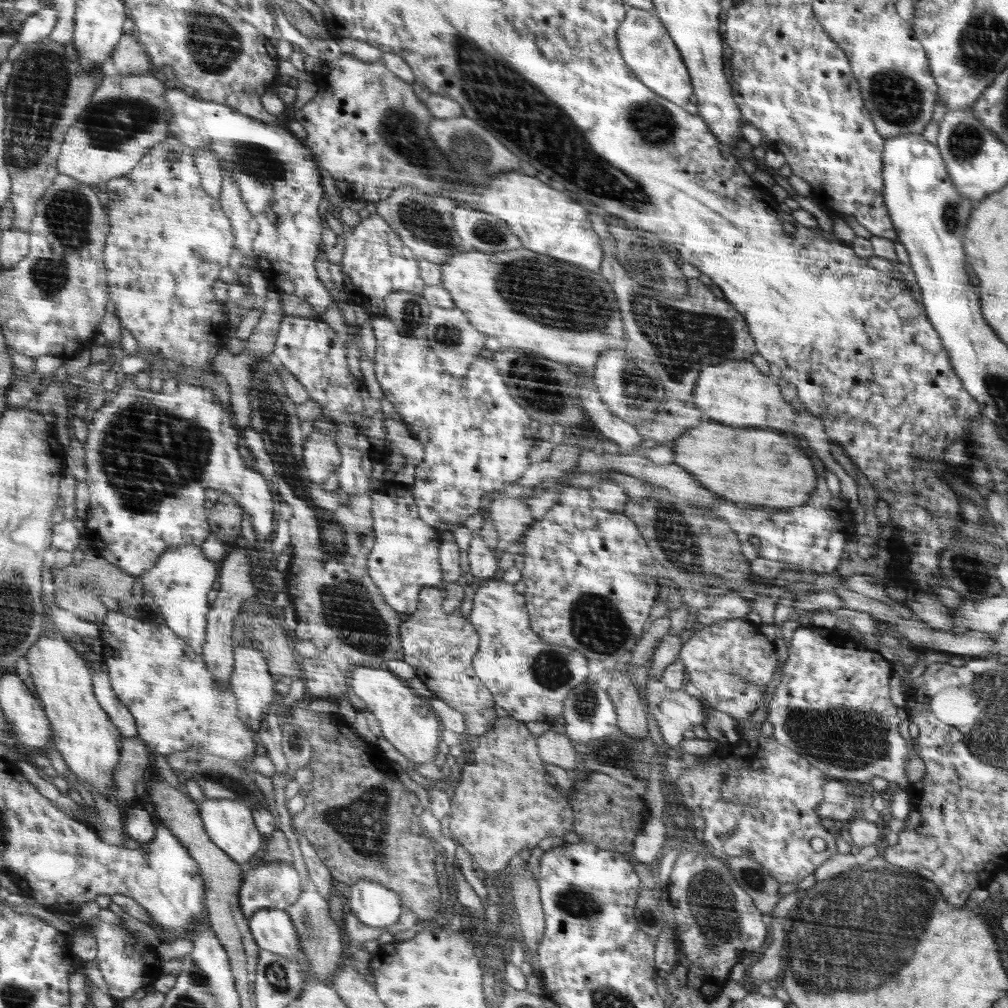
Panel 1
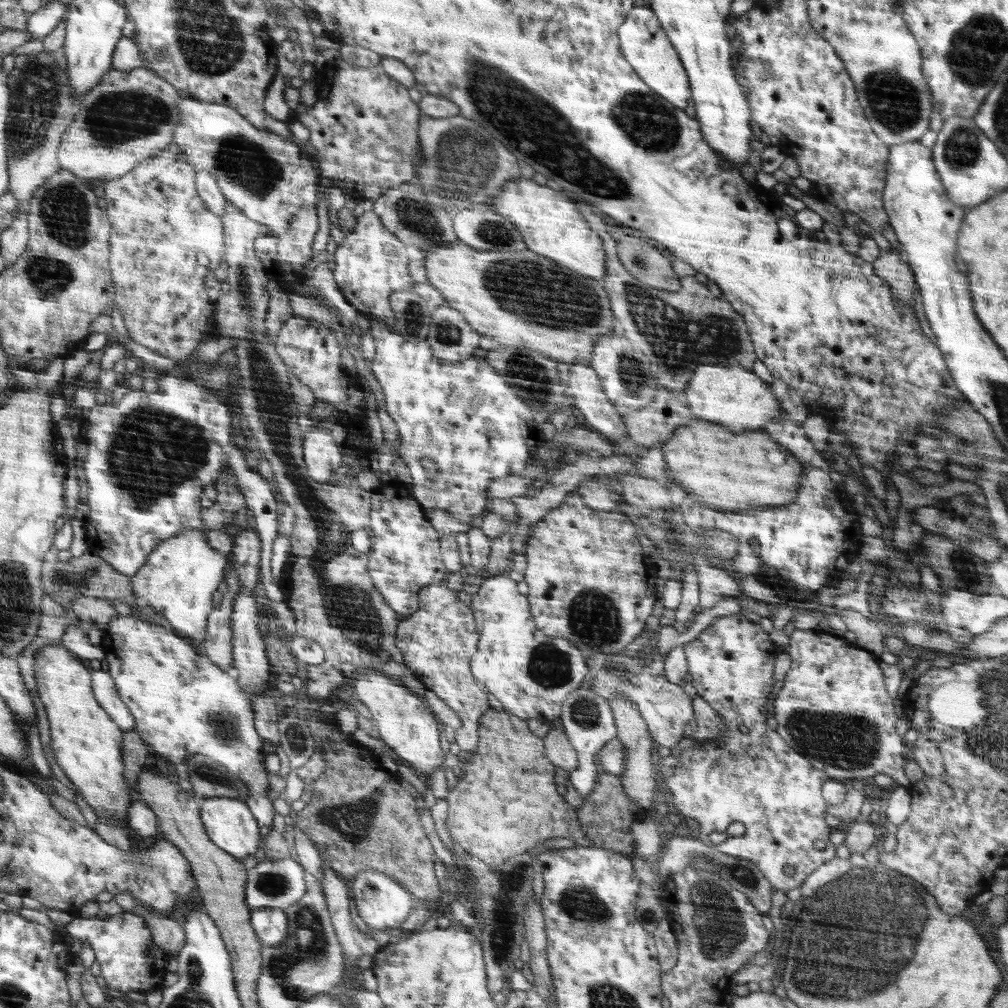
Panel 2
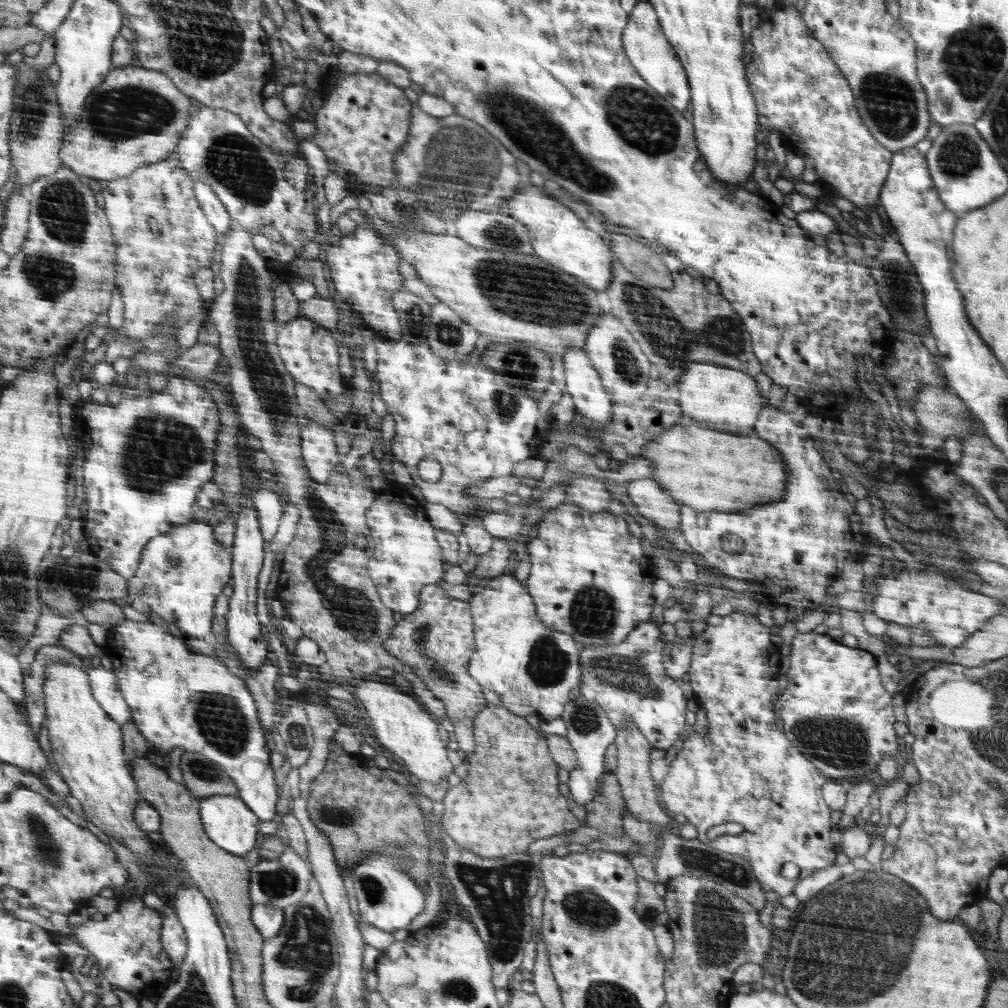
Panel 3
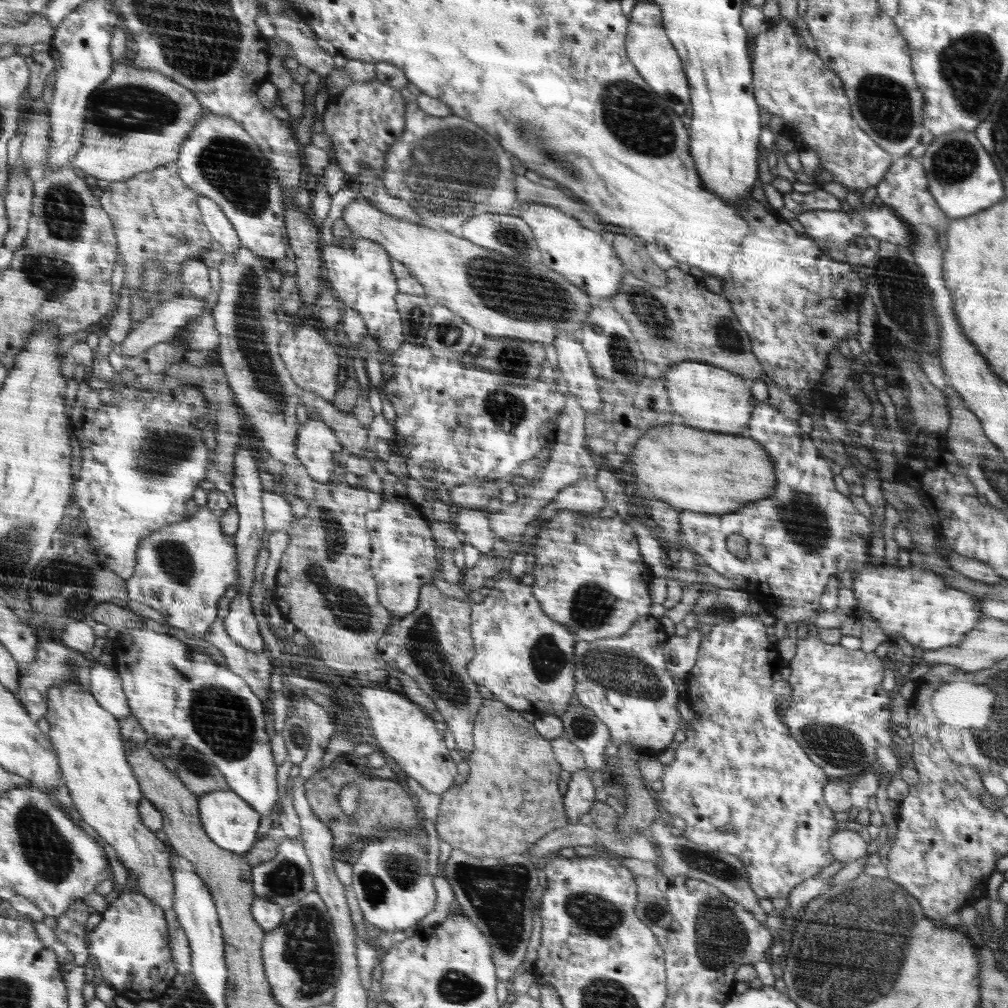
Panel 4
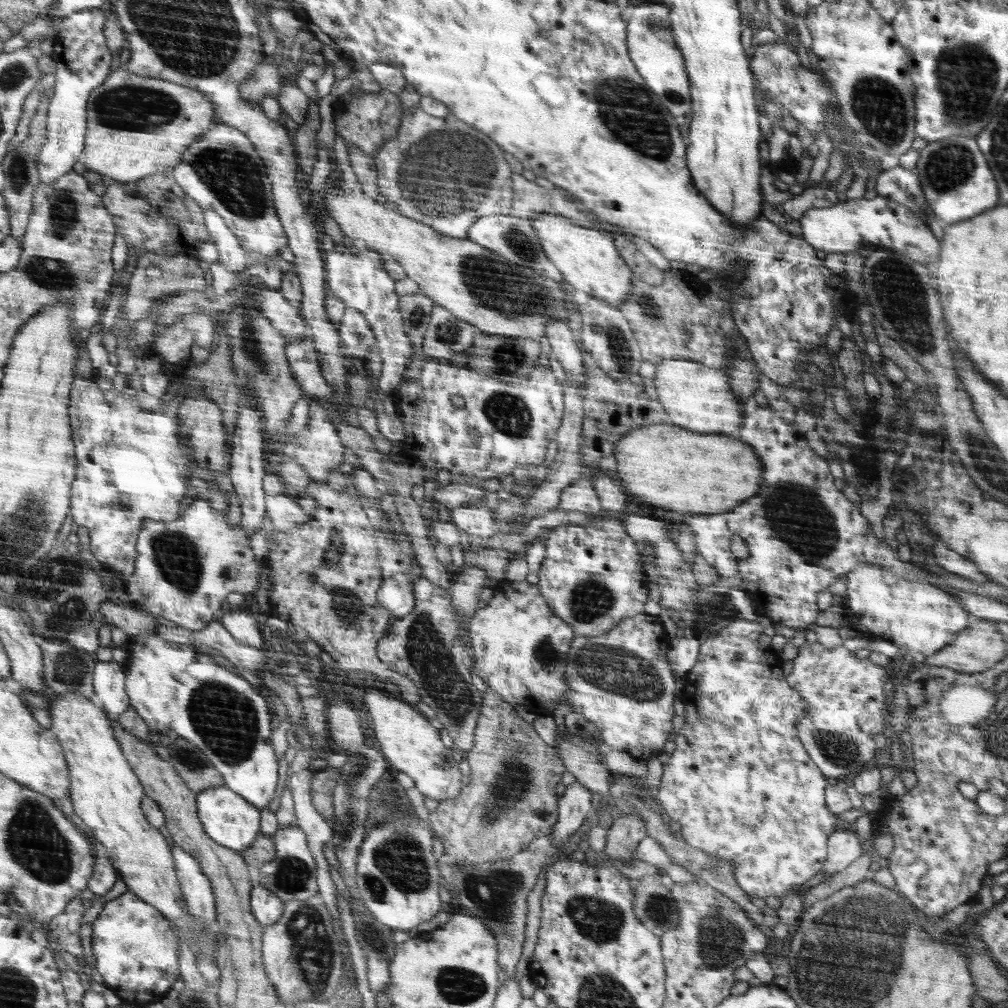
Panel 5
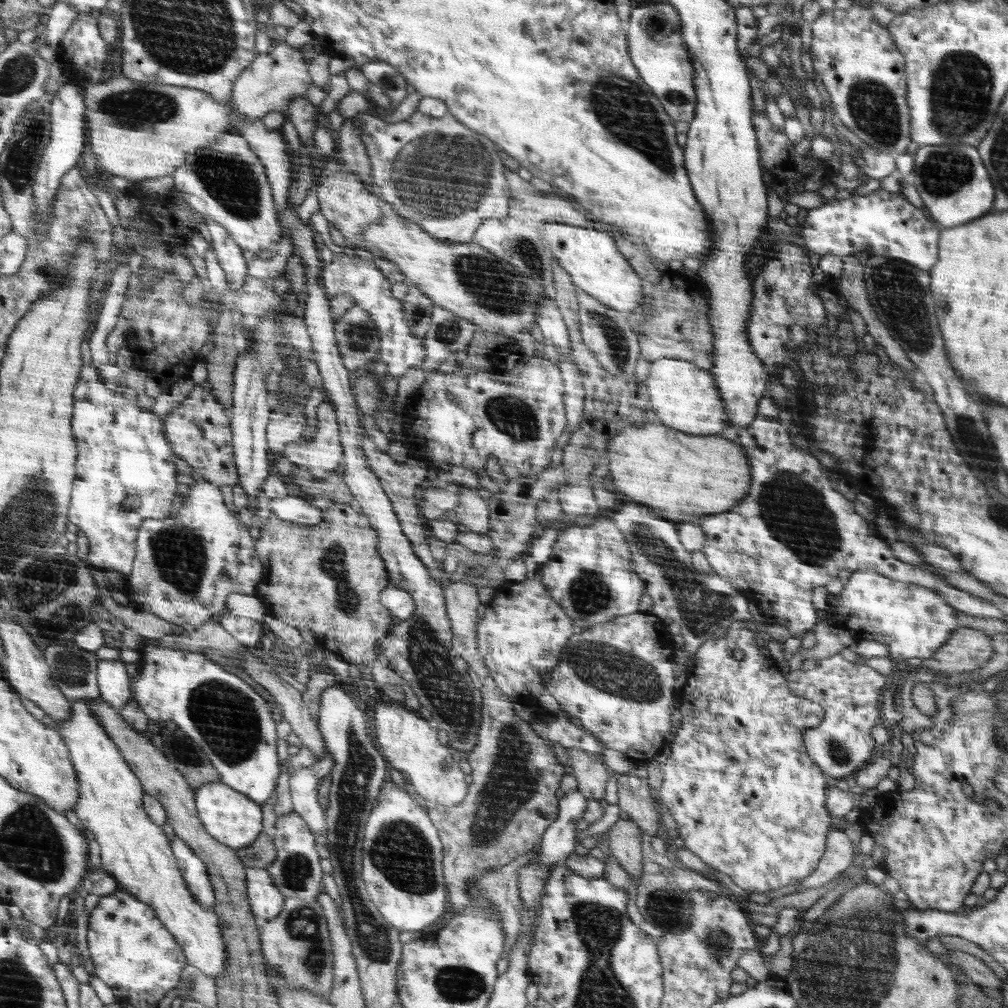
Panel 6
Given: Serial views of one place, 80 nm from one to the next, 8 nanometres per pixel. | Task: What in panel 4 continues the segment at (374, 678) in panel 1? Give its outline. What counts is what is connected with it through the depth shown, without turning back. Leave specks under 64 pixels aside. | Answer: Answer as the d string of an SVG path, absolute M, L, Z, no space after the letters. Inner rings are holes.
M368 682L366 686L362 686L362 690L360 690L361 704L371 720L372 732L374 732L374 738L376 738L382 754L392 758L393 766L399 771L401 776L414 778L428 792L443 795L449 788L452 789L454 776L458 776L456 762L450 758L450 752L444 746L442 736L436 732L434 722L416 706L416 703L412 704L412 701L408 697L404 698L404 696L396 694L396 691L382 690L382 686L370 686L370 684L372 682Z

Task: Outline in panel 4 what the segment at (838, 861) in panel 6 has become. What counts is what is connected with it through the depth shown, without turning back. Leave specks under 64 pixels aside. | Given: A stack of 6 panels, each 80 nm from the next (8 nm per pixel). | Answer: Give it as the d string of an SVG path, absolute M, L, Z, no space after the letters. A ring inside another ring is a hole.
M843 826L840 832L830 838L830 853L843 864L860 858L868 849L869 839L862 830L854 826Z

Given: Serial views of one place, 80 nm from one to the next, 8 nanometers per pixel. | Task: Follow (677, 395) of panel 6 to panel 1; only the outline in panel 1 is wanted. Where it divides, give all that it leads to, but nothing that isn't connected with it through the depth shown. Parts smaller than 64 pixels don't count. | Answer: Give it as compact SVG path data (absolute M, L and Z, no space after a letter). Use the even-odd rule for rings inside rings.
M730 360L726 363L704 368L701 372L692 400L710 421L744 428L786 428L798 432L807 440L809 447L824 462L824 467L836 474L841 482L841 497L856 508L859 504L856 481L838 464L831 453L831 441L826 433L826 426L819 417L808 410L794 410L780 394L779 378L760 372L750 360Z

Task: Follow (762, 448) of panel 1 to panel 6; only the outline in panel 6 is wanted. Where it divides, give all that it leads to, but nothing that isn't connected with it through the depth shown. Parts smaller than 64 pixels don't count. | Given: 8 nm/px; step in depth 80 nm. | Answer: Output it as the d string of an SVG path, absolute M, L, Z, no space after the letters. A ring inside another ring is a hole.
M662 423L627 426L608 441L605 459L609 460L608 470L615 491L621 497L624 494L634 502L642 502L654 508L680 506L684 512L688 510L690 514L720 514L742 500L750 486L748 458L738 444L720 436L686 434Z

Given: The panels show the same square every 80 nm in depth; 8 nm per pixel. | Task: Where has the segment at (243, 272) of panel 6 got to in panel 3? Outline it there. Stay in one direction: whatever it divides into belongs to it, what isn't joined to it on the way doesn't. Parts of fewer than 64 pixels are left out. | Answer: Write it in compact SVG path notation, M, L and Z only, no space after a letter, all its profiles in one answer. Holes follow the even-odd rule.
M196 181L196 183L193 183L193 190L198 196L203 211L216 228L216 231L218 231L218 240L221 241L224 232L228 232L229 228L231 228L231 218L226 207L205 183Z

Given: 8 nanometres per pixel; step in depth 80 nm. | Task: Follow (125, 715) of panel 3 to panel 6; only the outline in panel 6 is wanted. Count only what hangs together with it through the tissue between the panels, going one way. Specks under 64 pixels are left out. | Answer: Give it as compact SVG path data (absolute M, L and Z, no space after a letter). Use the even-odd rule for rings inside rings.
M117 659L100 661L97 665L97 683L100 698L111 707L121 710L131 699L125 664Z

